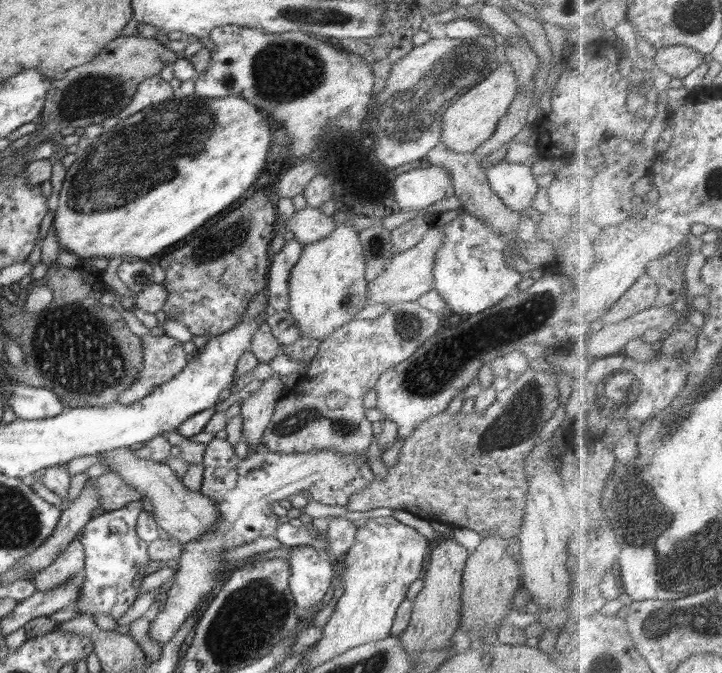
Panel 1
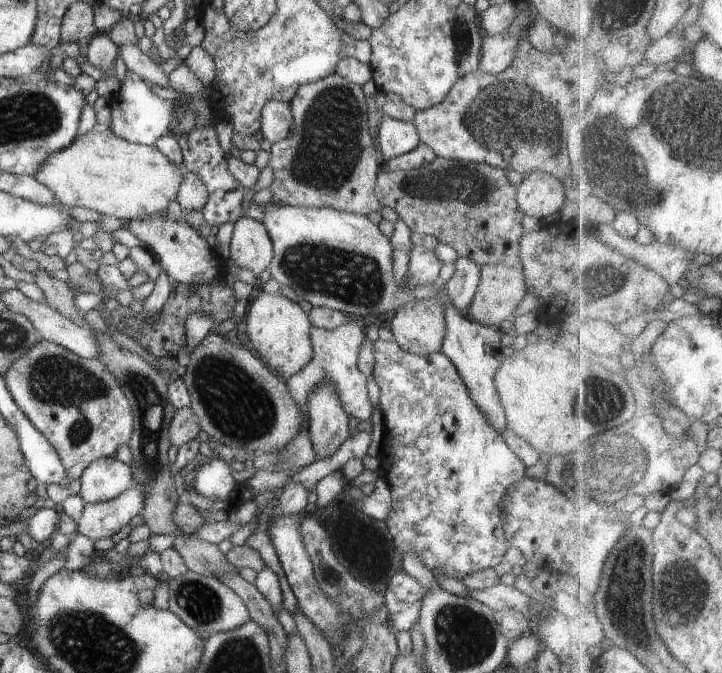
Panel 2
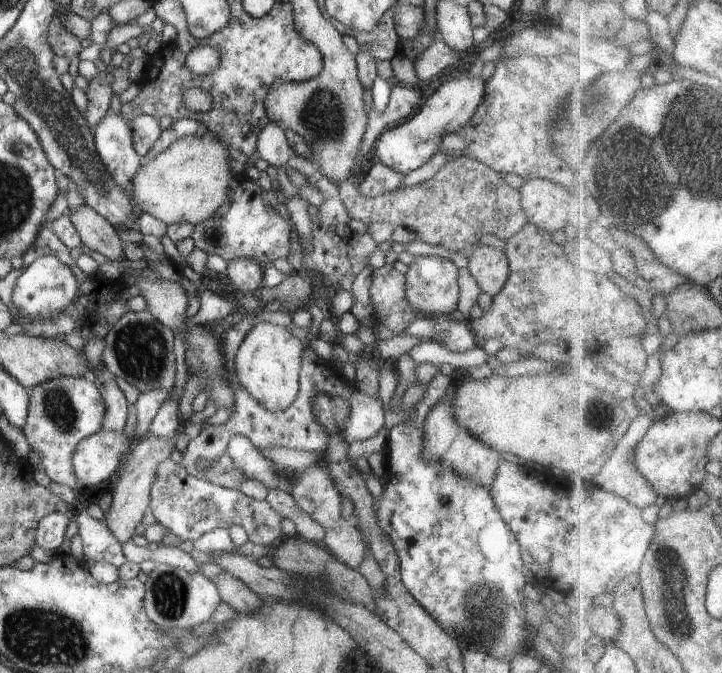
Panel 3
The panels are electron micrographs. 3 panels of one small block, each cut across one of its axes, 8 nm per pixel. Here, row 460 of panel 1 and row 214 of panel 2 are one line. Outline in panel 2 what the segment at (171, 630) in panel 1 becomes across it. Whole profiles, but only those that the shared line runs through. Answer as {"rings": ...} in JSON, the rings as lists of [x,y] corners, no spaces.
{"rings":[[[198,125],[188,136],[184,136],[178,142],[183,154],[183,163],[188,173],[195,174],[205,184],[208,198],[204,208],[201,210],[203,217],[210,226],[220,226],[226,223],[234,224],[239,218],[246,217],[261,222],[268,231],[268,236],[273,244],[274,254],[269,264],[271,278],[274,278],[282,289],[300,302],[309,302],[312,307],[324,307],[333,311],[340,311],[345,315],[362,316],[369,319],[374,314],[384,314],[388,310],[396,310],[398,307],[428,297],[436,297],[444,303],[446,332],[440,353],[445,354],[456,367],[464,386],[471,394],[477,409],[484,415],[496,432],[504,434],[507,429],[505,410],[499,399],[494,382],[495,372],[506,356],[506,352],[500,345],[501,328],[492,325],[477,323],[466,314],[462,314],[454,308],[447,299],[447,290],[444,284],[437,280],[433,285],[423,287],[406,287],[403,281],[394,278],[393,275],[393,250],[389,238],[380,232],[379,225],[374,224],[368,215],[358,213],[347,213],[329,208],[301,207],[292,205],[279,205],[267,203],[258,205],[252,200],[248,206],[244,206],[243,186],[232,176],[228,170],[228,154],[220,147],[215,127],[209,125]]]}

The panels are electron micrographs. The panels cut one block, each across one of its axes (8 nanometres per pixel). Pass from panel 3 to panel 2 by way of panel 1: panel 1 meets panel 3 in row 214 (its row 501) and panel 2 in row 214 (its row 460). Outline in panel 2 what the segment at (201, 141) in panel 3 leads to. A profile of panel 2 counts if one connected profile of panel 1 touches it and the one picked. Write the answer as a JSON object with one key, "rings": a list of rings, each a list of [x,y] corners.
{"rings":[[[106,130],[98,136],[88,132],[85,136],[74,138],[68,148],[50,155],[34,176],[45,184],[66,208],[81,206],[118,220],[138,221],[144,216],[150,218],[158,212],[165,213],[168,204],[177,198],[184,175],[181,168],[156,147],[128,142],[112,134],[111,130]]]}

